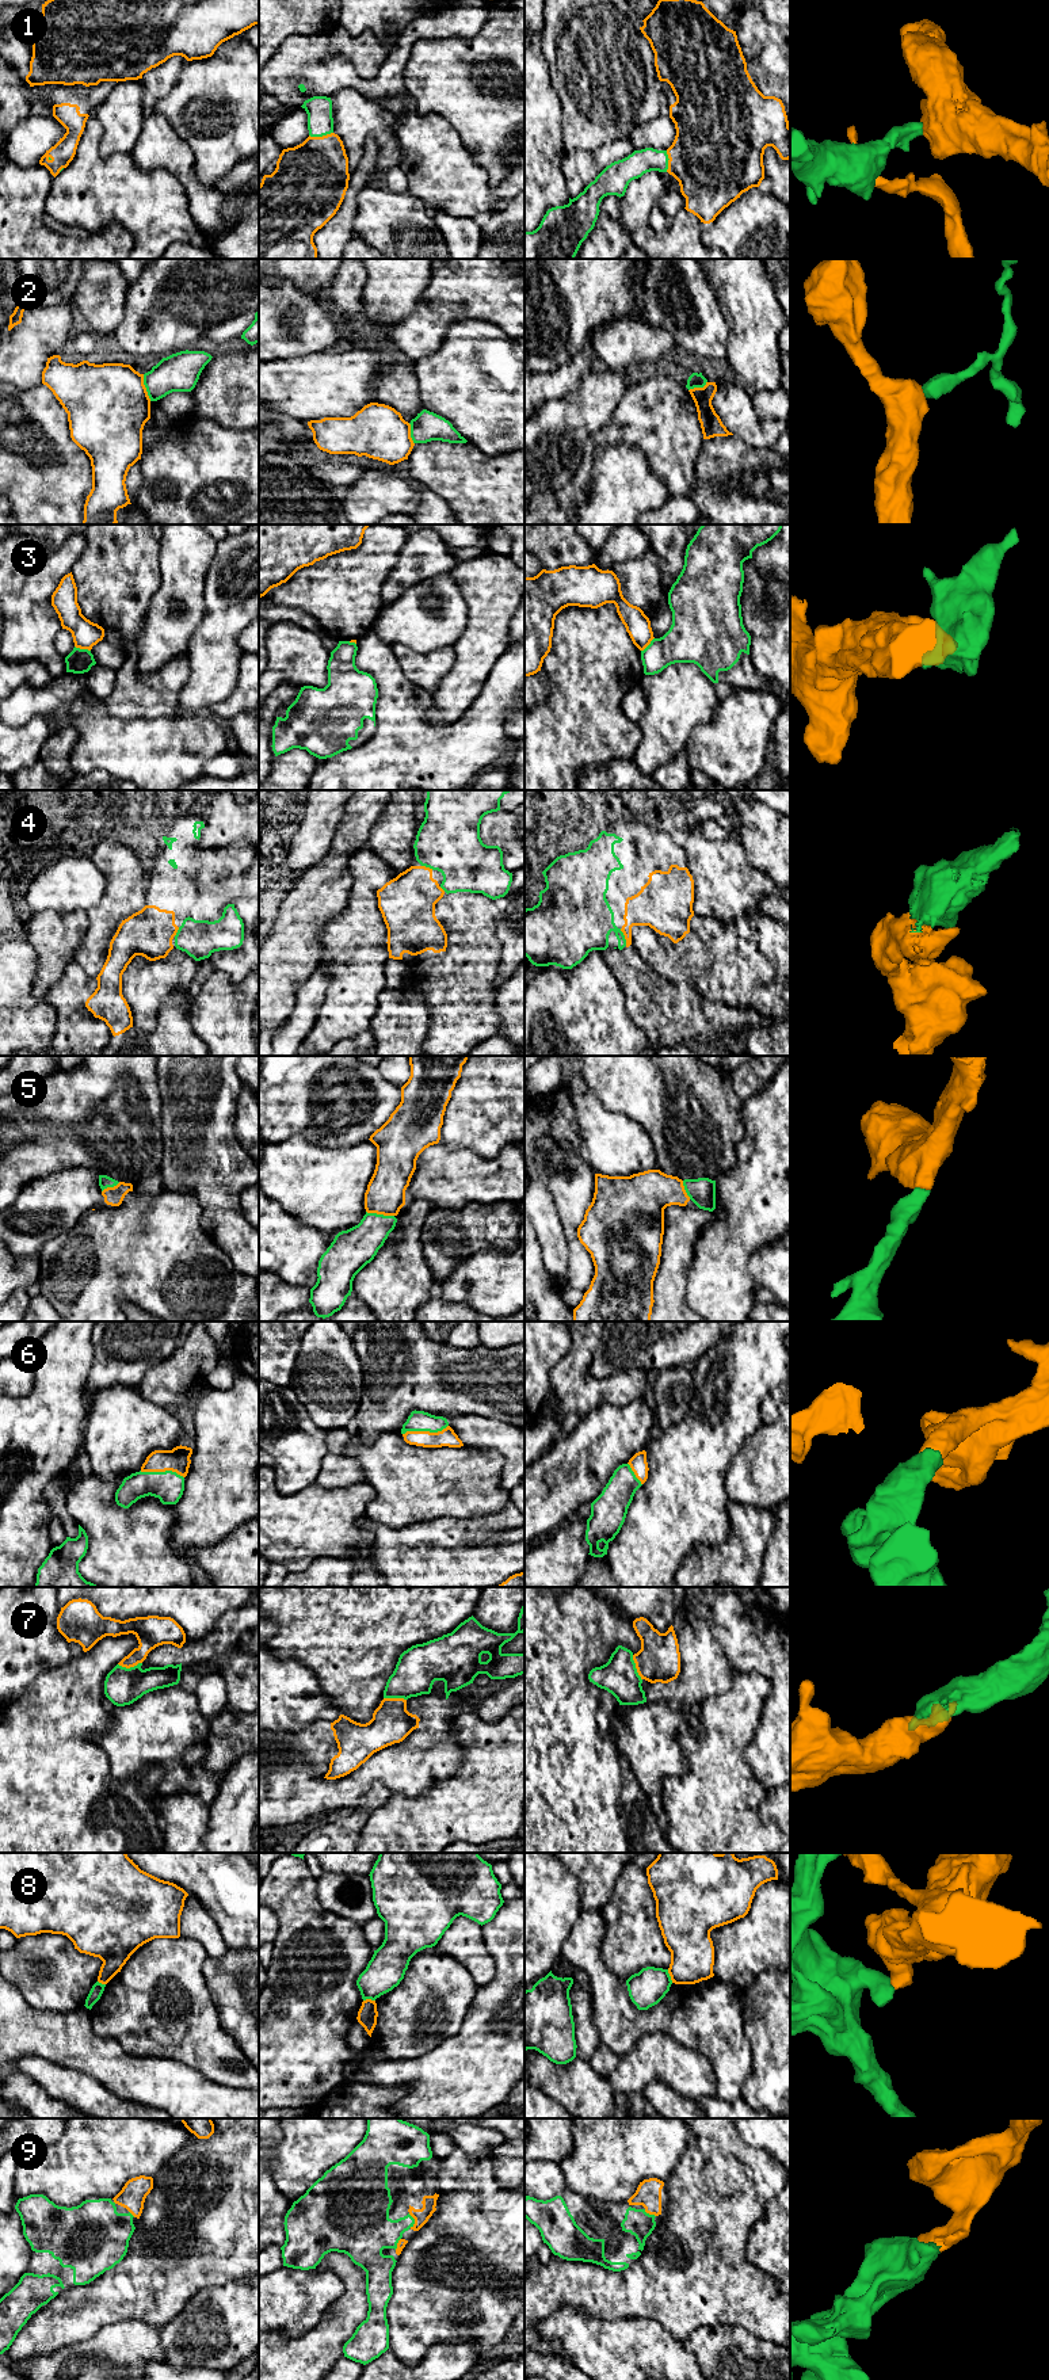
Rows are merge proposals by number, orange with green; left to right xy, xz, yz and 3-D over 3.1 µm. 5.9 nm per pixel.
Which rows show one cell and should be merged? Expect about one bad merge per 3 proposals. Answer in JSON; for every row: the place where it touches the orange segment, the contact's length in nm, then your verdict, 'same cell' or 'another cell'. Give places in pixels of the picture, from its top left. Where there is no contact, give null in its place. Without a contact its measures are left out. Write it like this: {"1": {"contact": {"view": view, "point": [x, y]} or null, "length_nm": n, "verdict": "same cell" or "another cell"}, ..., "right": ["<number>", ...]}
{"1": {"contact": {"view": "xz", "point": [320, 137]}, "length_nm": 150, "verdict": "same cell"}, "2": {"contact": {"view": "xy", "point": [145, 388]}, "length_nm": 170, "verdict": "another cell"}, "3": {"contact": {"view": "xy", "point": [83, 648]}, "length_nm": 100, "verdict": "another cell"}, "4": {"contact": {"view": "yz", "point": [625, 937]}, "length_nm": 110, "verdict": "same cell"}, "5": {"contact": {"view": "xz", "point": [380, 1213]}, "length_nm": 170, "verdict": "same cell"}, "6": {"contact": {"view": "xz", "point": [424, 1431]}, "length_nm": 280, "verdict": "same cell"}, "7": {"contact": {"view": "yz", "point": [636, 1667]}, "length_nm": 160, "verdict": "same cell"}, "8": {"contact": {"view": "yz", "point": [670, 1975]}, "length_nm": 90, "verdict": "another cell"}, "9": {"contact": {"view": "xz", "point": [415, 2220]}, "length_nm": 90, "verdict": "same cell"}, "right": ["1", "4", "5", "6", "7", "9"]}

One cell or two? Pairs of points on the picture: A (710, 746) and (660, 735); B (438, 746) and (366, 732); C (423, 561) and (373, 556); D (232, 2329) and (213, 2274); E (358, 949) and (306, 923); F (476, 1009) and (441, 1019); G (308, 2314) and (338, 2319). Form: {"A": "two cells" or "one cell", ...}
{"A": "two cells", "B": "two cells", "C": "two cells", "D": "two cells", "E": "two cells", "F": "one cell", "G": "two cells"}

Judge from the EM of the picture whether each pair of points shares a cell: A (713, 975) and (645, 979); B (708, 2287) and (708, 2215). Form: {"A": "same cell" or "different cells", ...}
{"A": "different cells", "B": "same cell"}

